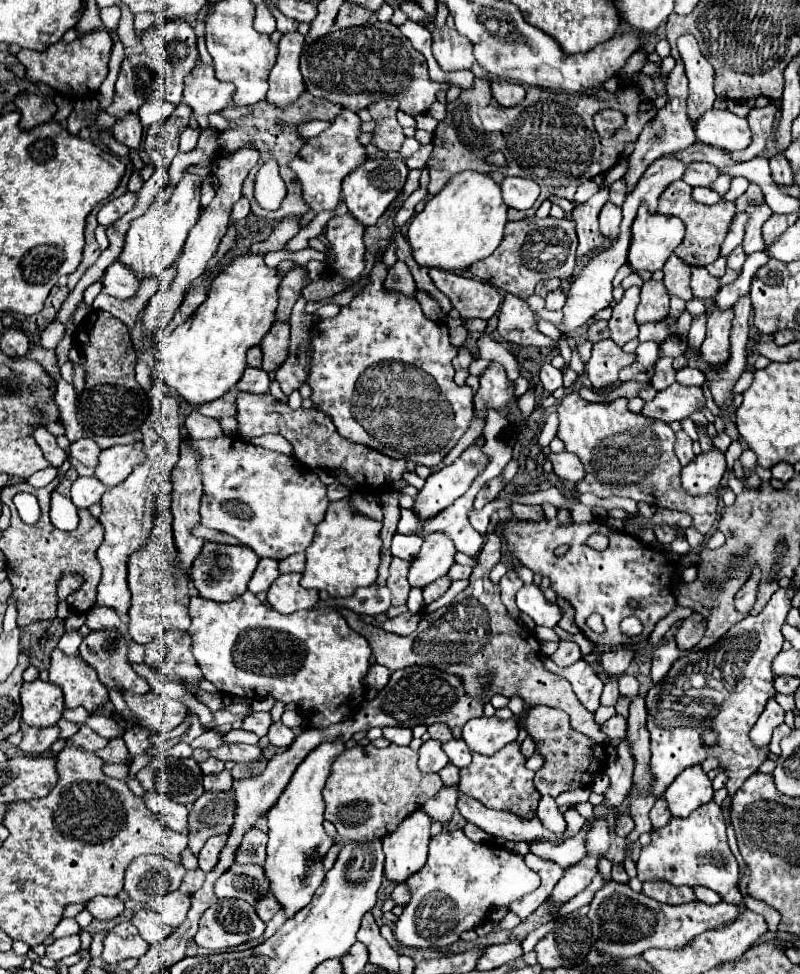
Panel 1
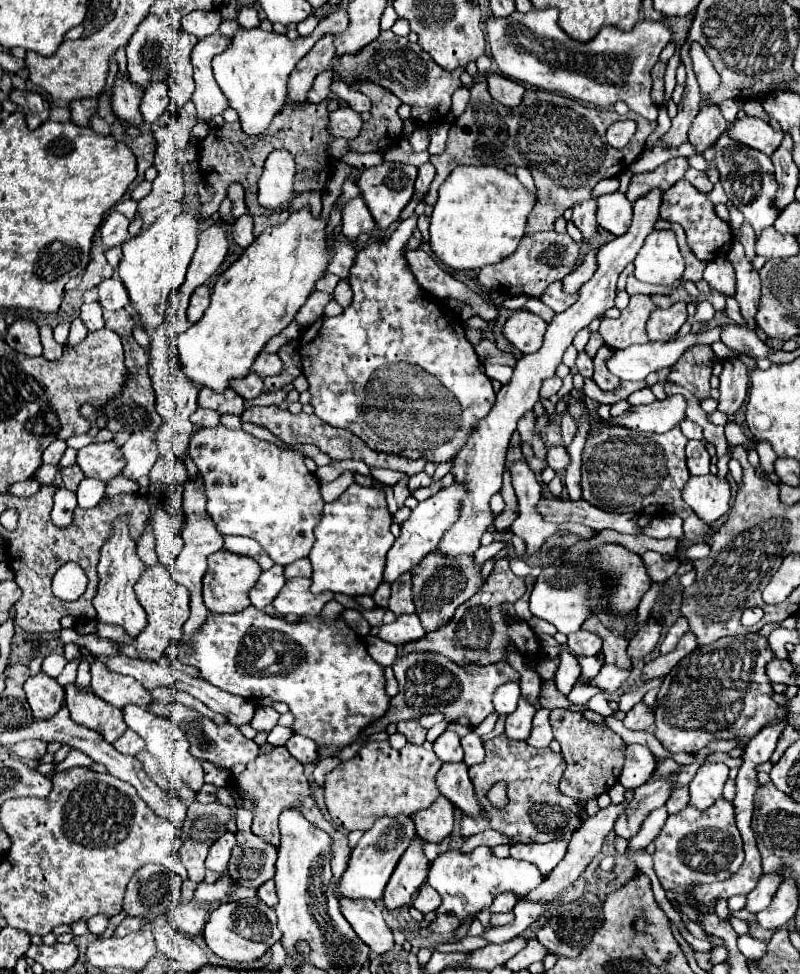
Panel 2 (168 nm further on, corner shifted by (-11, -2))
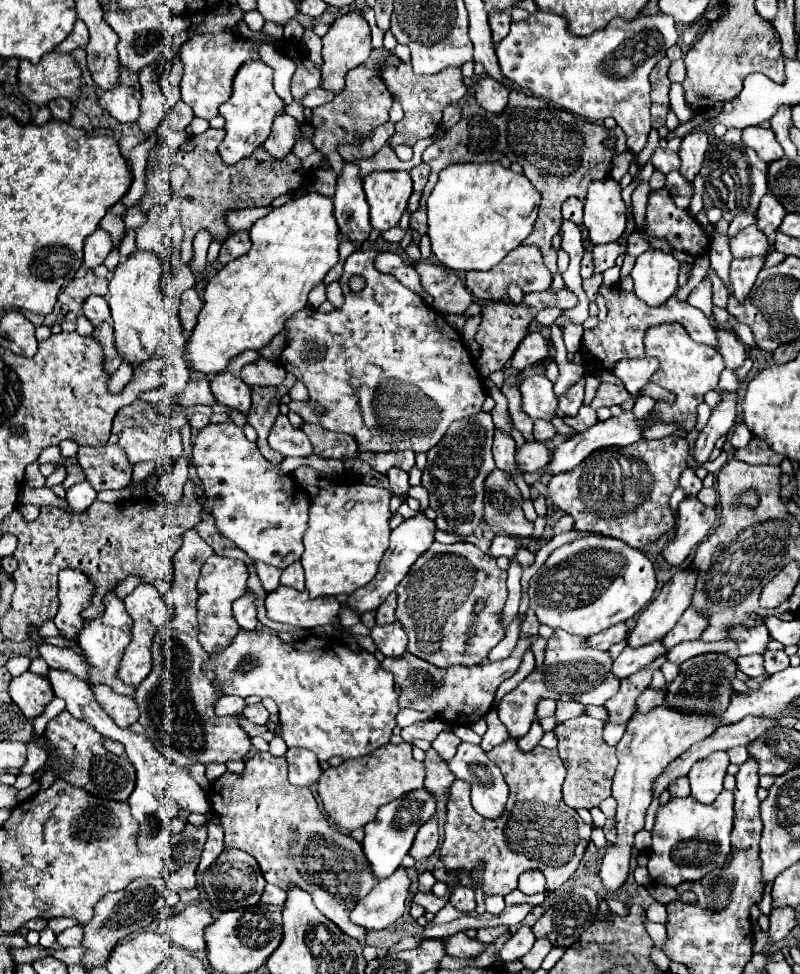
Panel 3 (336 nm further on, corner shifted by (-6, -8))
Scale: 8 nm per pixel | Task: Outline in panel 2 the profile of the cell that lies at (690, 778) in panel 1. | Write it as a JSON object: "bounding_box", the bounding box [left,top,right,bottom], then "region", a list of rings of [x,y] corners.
{"bounding_box":[689,762,729,810],"region":[[[705,762],[697,770],[693,782],[689,784],[691,790],[691,802],[697,810],[709,808],[721,794],[723,794],[723,784],[729,776],[729,768],[725,764],[715,764],[715,762]]]}

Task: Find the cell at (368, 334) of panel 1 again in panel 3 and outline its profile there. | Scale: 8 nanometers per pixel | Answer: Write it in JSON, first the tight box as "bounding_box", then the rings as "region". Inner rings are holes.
{"bounding_box":[280,250,486,452],"region":[[[358,250],[346,258],[340,278],[346,298],[342,308],[330,314],[300,310],[300,314],[288,320],[284,330],[286,348],[280,362],[286,372],[292,372],[310,392],[308,402],[290,404],[290,410],[302,416],[304,422],[354,436],[360,452],[428,452],[442,440],[446,428],[454,420],[482,412],[486,388],[462,334],[450,326],[442,314],[426,306],[418,294],[412,294],[412,290],[392,278],[392,274],[376,270],[374,260],[380,252],[382,250]],[[352,276],[362,276],[366,280],[364,290],[350,290],[348,282]],[[316,406],[322,410],[316,412]]]}

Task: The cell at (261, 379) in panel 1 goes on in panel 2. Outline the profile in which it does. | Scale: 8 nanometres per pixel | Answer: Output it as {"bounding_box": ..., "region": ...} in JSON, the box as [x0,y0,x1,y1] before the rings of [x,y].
{"bounding_box":[229,372,263,400],"region":[[[251,372],[249,376],[243,376],[241,380],[233,380],[233,384],[229,384],[241,398],[245,400],[251,400],[251,398],[257,398],[263,390],[263,380]]]}

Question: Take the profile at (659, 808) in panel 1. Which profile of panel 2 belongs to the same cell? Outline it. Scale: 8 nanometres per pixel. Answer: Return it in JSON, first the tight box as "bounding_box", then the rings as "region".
{"bounding_box":[667,786,689,814],"region":[[[681,786],[681,788],[675,788],[667,800],[667,810],[669,814],[675,814],[679,812],[681,808],[685,808],[689,804],[689,788],[687,786]]]}

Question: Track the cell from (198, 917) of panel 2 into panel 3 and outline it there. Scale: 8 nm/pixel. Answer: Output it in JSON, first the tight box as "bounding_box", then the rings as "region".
{"bounding_box":[170,906,212,952],"region":[[[188,906],[170,918],[170,938],[174,944],[196,952],[204,950],[204,928],[212,922],[212,914],[202,906]]]}

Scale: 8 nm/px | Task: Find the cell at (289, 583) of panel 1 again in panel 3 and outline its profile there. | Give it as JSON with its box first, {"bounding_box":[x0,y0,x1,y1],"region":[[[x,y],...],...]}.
{"bounding_box":[266,586,340,628],"region":[[[278,586],[266,596],[266,614],[270,620],[290,624],[296,628],[316,628],[336,622],[340,604],[334,596],[310,598],[308,592],[300,592],[290,586]]]}

